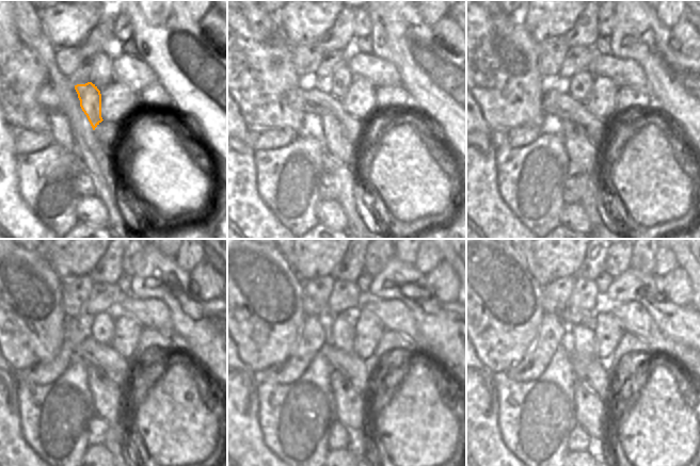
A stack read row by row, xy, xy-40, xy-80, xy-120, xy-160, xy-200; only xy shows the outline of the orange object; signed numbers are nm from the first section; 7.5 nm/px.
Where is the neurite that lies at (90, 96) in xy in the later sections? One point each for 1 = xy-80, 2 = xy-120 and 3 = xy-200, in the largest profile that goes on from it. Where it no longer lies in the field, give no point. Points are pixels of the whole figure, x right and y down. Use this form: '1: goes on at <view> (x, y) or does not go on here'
1: goes on at xy-80 (583, 155)
2: goes on at xy-120 (108, 396)
3: goes on at xy-200 (591, 411)

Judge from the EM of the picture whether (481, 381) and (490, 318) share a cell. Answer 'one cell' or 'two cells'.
two cells

